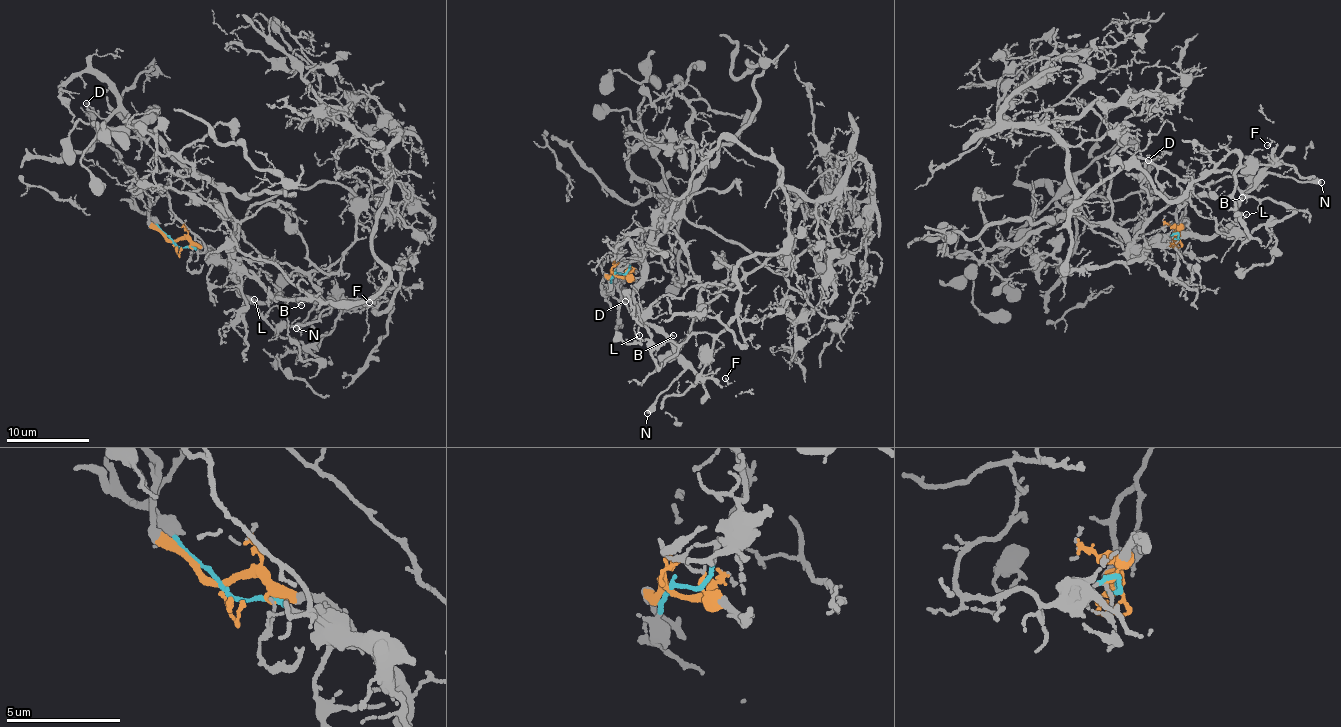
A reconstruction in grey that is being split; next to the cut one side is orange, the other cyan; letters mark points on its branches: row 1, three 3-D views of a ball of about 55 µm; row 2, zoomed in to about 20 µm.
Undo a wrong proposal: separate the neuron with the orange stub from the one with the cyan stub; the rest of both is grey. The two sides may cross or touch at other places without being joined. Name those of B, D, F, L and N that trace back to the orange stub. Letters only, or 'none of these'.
B, F, L, N

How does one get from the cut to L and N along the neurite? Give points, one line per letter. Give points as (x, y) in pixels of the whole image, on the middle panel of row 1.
L: (614, 274), (641, 286), (642, 278), (634, 295), (640, 335)
N: (614, 274), (641, 286), (642, 278), (634, 295), (636, 314), (669, 341), (683, 370), (649, 406), (647, 412)

